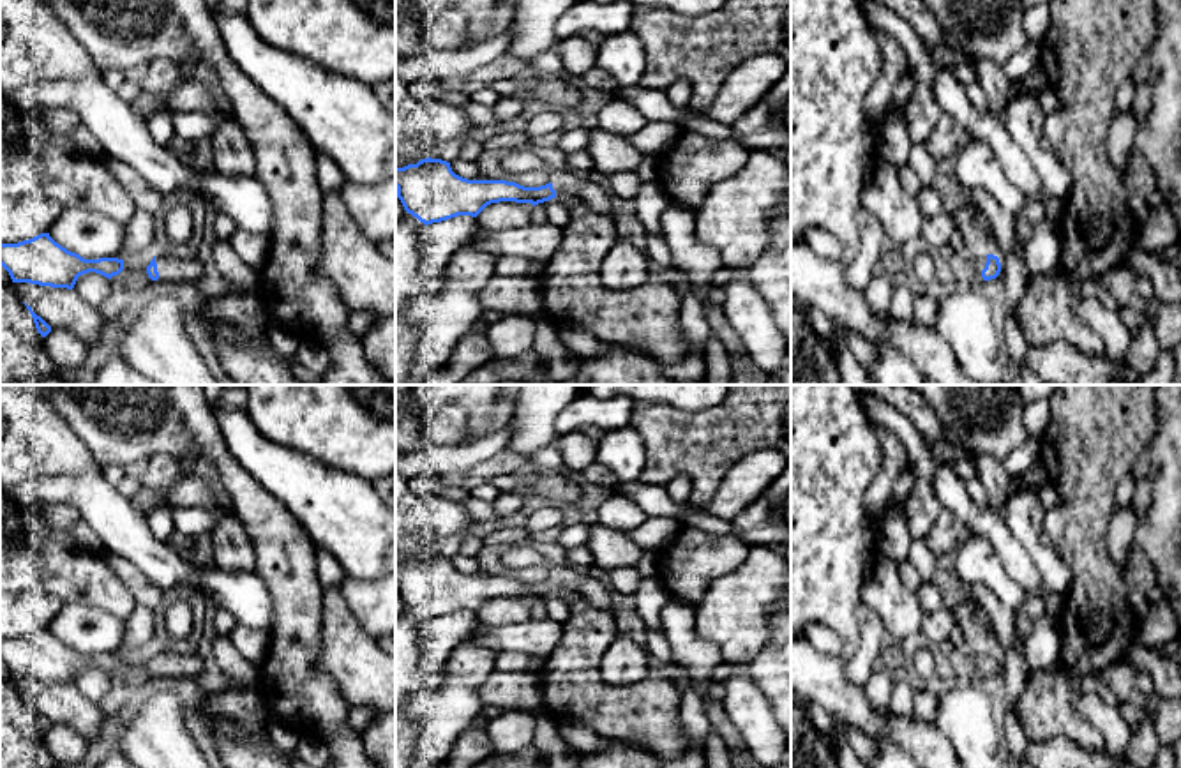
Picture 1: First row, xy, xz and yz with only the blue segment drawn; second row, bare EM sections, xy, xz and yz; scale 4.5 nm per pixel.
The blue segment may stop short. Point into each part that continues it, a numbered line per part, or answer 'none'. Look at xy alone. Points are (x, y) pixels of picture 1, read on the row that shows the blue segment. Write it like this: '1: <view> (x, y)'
1: xy (170, 269)

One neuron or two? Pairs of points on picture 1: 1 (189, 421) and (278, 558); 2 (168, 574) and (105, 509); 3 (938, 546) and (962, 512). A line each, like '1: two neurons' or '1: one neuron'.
1: one neuron
2: one neuron
3: two neurons

